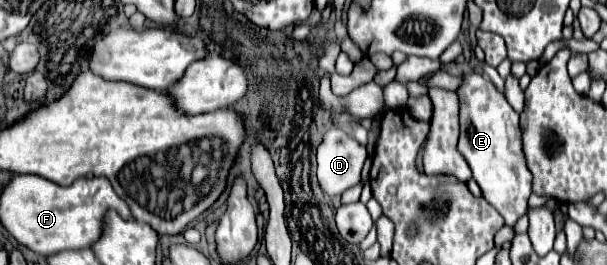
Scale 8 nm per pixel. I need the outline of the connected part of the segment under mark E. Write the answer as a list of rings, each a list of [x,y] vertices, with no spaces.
[[[479,73],[463,75],[463,85],[457,89],[457,93],[461,101],[459,151],[467,159],[483,197],[503,215],[505,223],[513,227],[517,219],[527,213],[527,199],[531,195],[533,179],[521,147],[519,115],[507,103],[505,95],[499,93],[497,87]]]

